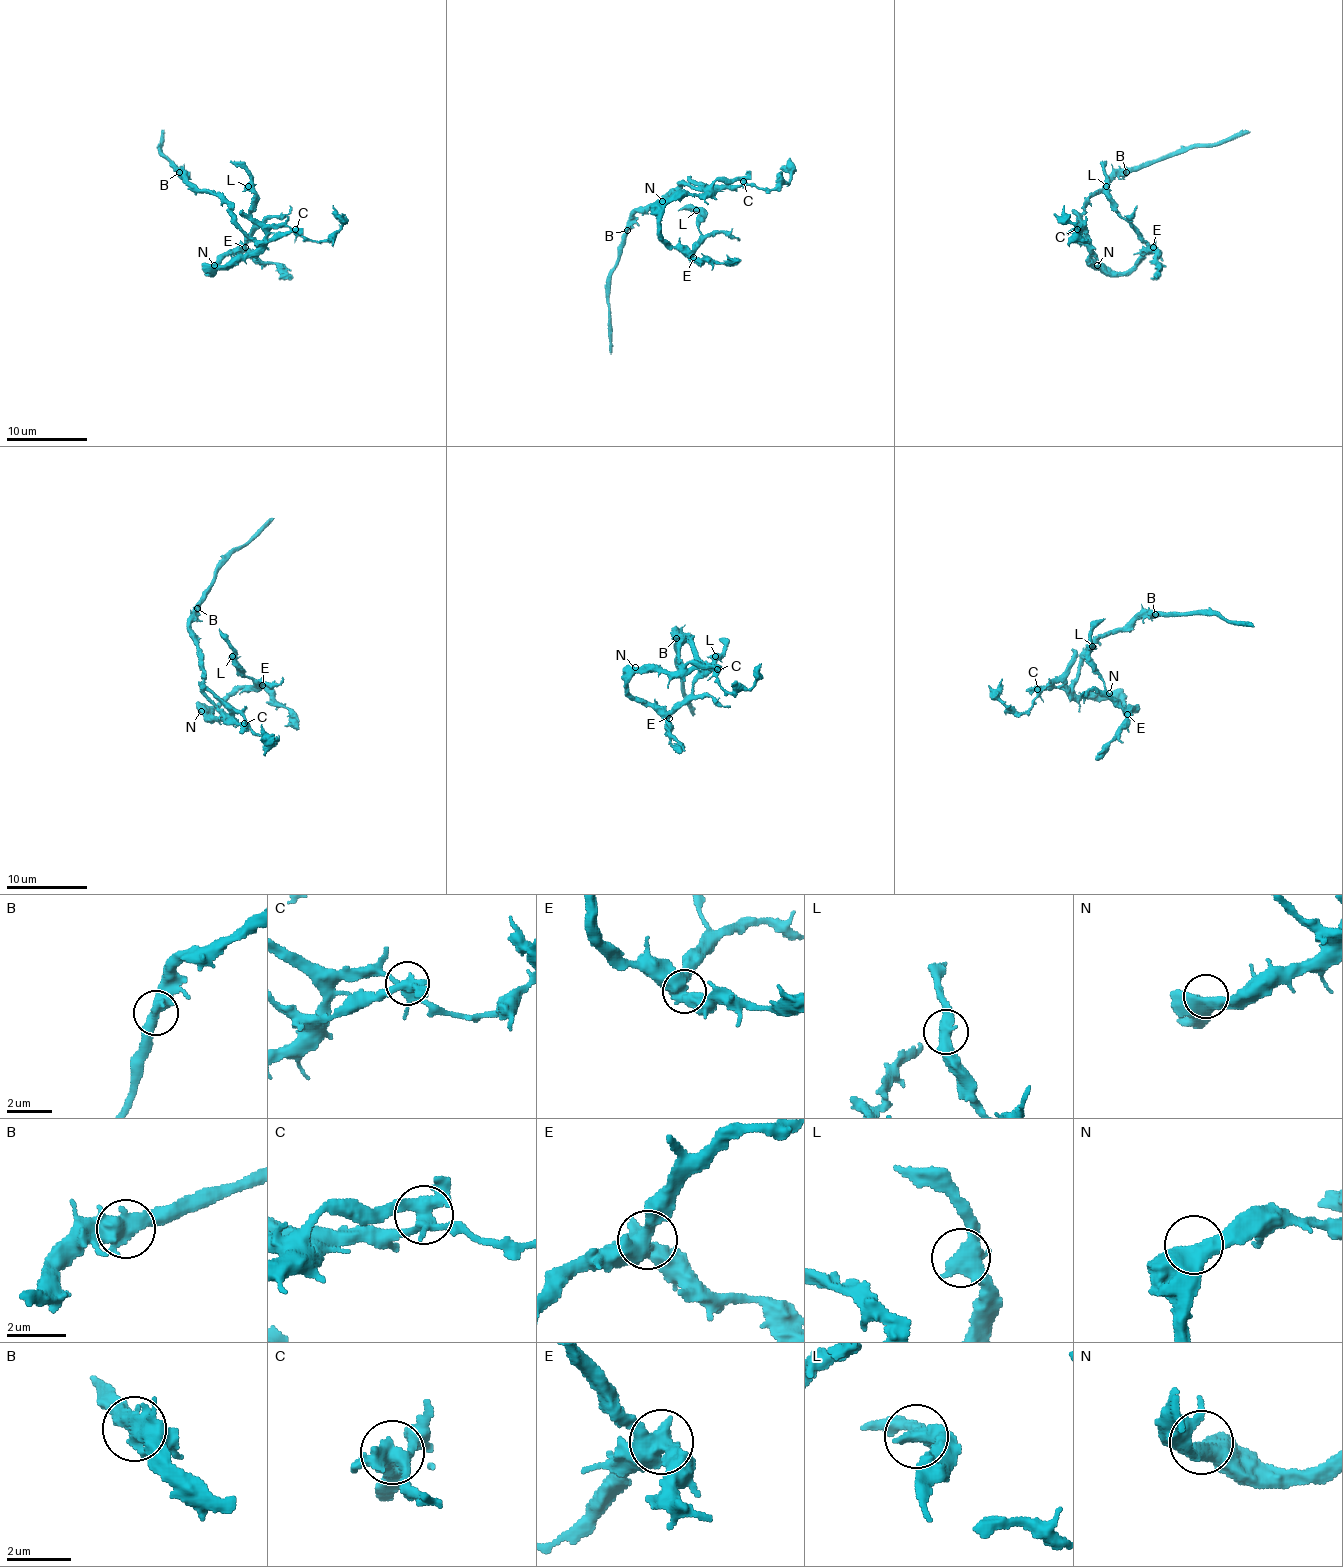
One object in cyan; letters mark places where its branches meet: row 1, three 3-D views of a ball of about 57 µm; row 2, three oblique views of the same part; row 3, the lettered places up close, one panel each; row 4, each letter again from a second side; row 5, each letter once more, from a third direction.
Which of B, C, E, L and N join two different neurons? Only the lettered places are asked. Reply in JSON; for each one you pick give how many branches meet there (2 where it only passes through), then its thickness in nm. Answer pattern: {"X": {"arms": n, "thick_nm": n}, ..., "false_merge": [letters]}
{"C": {"arms": 5, "thick_nm": 440}, "false_merge": ["C"]}

